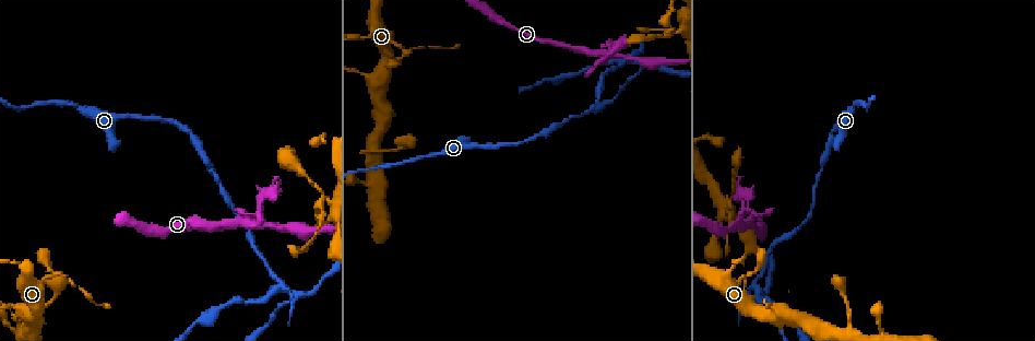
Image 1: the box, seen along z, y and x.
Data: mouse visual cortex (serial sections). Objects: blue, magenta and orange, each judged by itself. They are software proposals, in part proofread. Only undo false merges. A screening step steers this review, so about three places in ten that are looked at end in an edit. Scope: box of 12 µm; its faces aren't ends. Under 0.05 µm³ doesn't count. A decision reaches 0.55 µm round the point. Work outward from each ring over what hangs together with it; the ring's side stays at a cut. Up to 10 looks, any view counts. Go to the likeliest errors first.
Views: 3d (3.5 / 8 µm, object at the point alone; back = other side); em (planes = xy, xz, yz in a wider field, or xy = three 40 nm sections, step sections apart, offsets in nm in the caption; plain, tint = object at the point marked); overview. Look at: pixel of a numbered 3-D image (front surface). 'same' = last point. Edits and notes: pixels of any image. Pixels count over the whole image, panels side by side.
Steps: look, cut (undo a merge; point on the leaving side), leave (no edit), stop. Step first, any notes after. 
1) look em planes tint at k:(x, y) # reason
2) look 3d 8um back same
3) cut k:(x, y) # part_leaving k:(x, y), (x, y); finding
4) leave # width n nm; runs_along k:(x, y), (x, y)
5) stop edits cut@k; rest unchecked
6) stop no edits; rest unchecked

look 3d 8um at 1:(757, 287) # arms part here

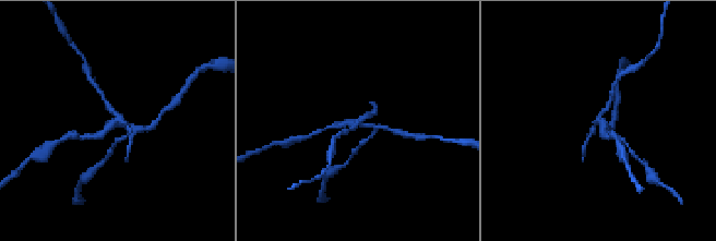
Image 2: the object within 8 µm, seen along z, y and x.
look 3d 3.5um at 2:(601, 121)

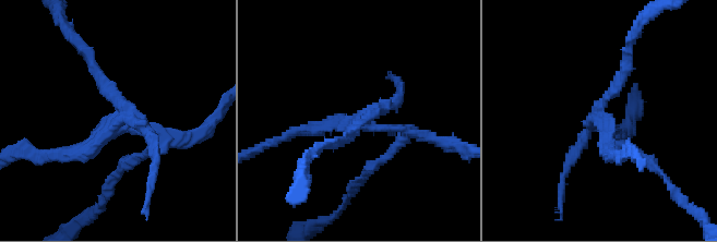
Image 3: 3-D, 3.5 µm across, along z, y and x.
look em xy step 1 tint at 3:(362, 120)

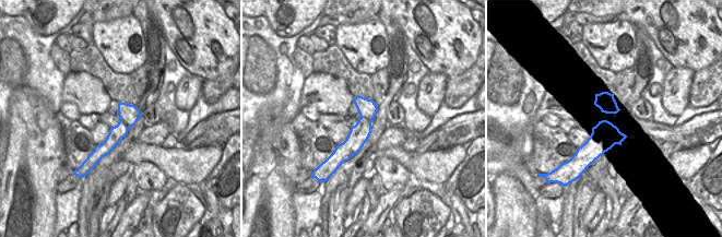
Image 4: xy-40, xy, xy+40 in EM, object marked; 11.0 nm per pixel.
cut 3:(616, 142) # part_leaving 3:(598, 117), (620, 146), (648, 157); two cells meet here

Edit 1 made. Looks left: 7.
look 3d 8um at 1:(753, 225) # side arm on a straight run

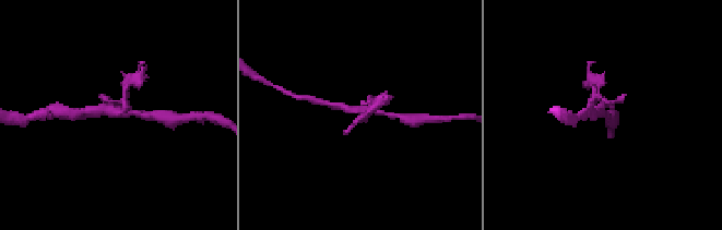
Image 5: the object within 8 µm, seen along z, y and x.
look 3d 3.5um back at 5:(363, 109) # zoom in

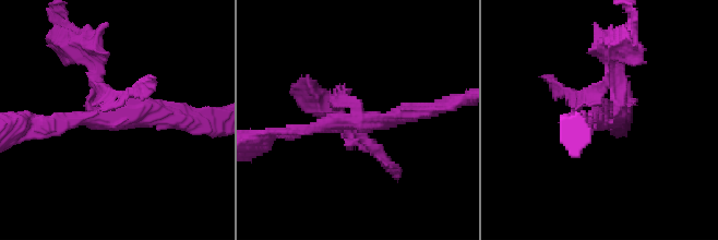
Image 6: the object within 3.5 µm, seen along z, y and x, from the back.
look em xy step 5 tint at 6:(603, 118)

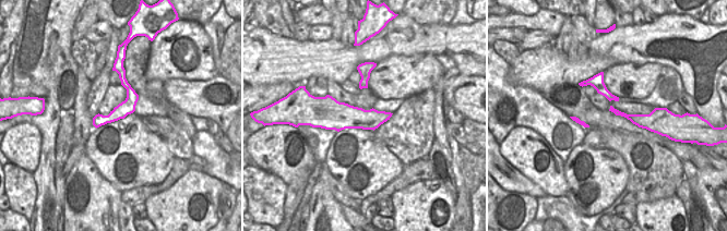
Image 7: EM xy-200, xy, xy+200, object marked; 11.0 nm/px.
cut 6:(610, 73) # width 280 nm; part_leaving 6:(617, 120), (611, 54), (631, 34); a second cell is stuck on

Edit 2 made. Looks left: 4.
look overview

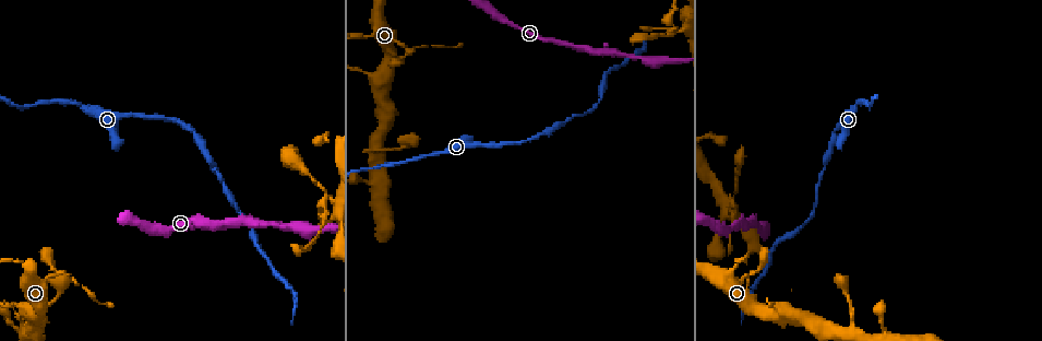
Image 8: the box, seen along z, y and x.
look 3d 3.5um at 8:(851, 321)

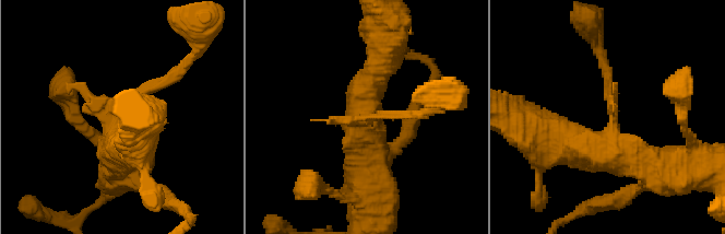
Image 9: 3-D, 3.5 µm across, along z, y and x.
leave # runs_along 9:(130, 143), (114, 120), (170, 77); all the same cell

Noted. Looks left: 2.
look 3d 8um at 8:(55, 276) # sudden change in width

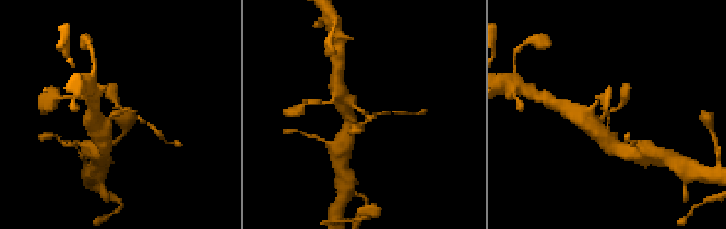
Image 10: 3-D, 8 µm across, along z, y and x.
look em xy step 2 tint at 10:(365, 114) # need the tissue

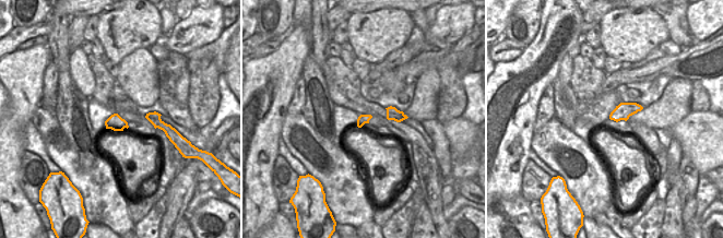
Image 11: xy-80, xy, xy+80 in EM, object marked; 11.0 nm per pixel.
leave # runs_along 10:(597, 131), (627, 92); all the same cell

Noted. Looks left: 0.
stop edits cut@3, cut@6; rest unchecked

